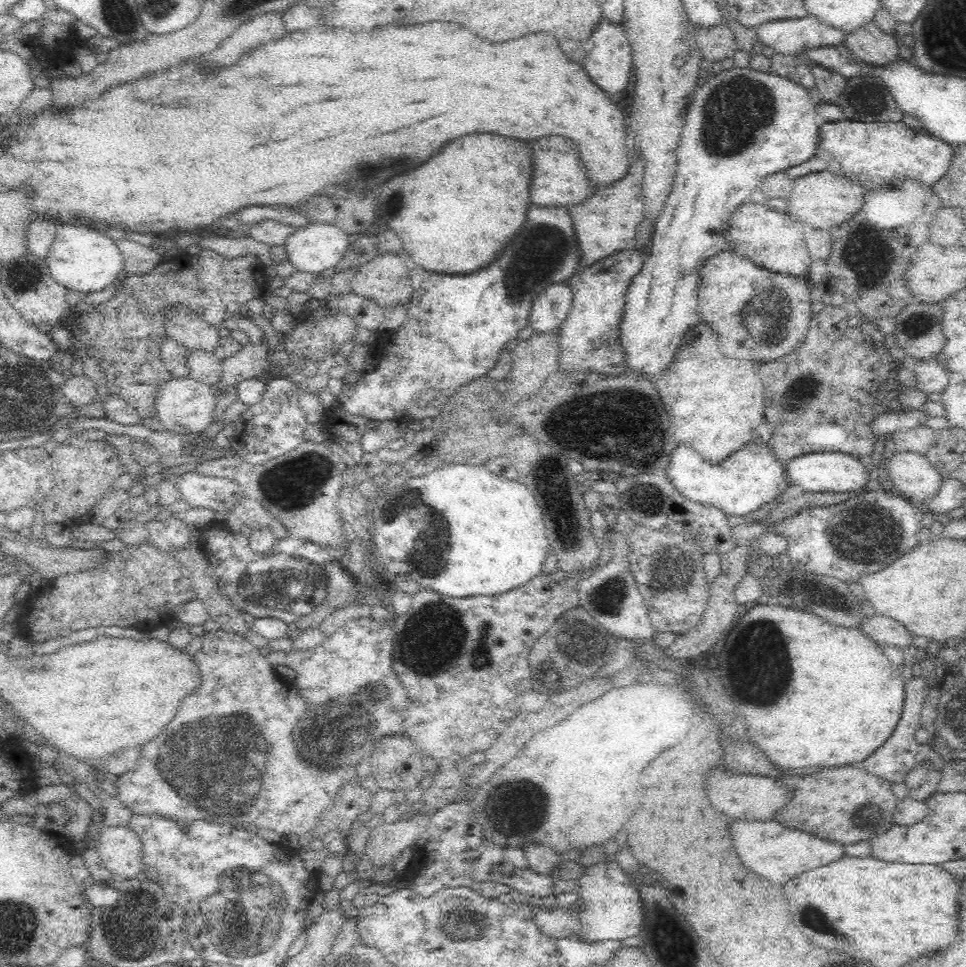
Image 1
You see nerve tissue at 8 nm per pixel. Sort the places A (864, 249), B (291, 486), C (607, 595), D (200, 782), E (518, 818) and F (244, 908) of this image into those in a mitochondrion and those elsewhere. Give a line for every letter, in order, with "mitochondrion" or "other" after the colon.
A: mitochondrion
B: mitochondrion
C: mitochondrion
D: mitochondrion
E: mitochondrion
F: mitochondrion

